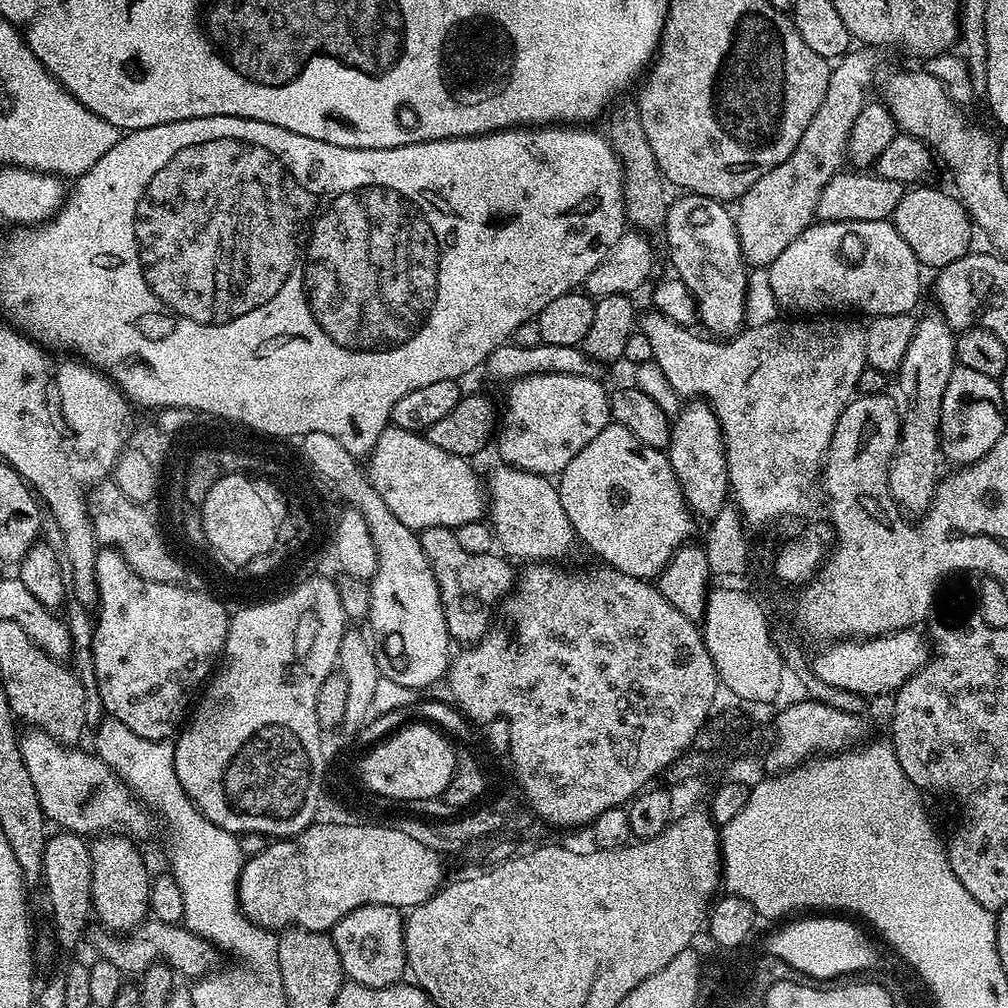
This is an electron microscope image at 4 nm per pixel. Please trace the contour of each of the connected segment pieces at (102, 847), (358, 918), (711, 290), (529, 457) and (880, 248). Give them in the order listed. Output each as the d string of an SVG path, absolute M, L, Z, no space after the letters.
M100 834L91 841L92 911L105 929L113 934L132 931L149 915L148 899L152 889L150 871L144 865L137 841L128 834Z
M367 904L342 918L330 929L345 977L353 984L385 988L401 983L406 972L404 921L401 909L389 904Z
M680 194L671 201L664 219L662 235L668 239L668 248L672 251L672 264L676 267L675 275L694 294L699 323L709 328L716 338L731 338L745 327L744 303L747 296L749 269L744 263L744 255L738 242L736 222L731 211L723 203L708 196Z
M534 374L507 385L508 401L502 404L502 415L498 420L498 431L494 436L494 448L500 451L505 465L521 468L524 472L537 472L549 478L566 470L568 463L576 457L612 420L610 392L600 385L599 379L574 374Z
M887 219L880 221L826 221L813 222L809 224L807 230L802 234L798 234L798 238L794 238L794 242L790 242L790 246L786 246L786 250L782 250L782 254L778 254L778 258L774 258L774 262L767 267L770 278L770 287L774 292L774 298L777 299L779 307L797 308L800 314L828 314L831 308L849 308L852 312L865 312L865 317L885 316L886 314L902 314L903 312L911 313L912 307L920 300L920 272L922 273L922 265L918 262L918 258L914 254L914 250L910 250L910 246L906 246L906 242L902 238L902 234L898 234L898 230Z

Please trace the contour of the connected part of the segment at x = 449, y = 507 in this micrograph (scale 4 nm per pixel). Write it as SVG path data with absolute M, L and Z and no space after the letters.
M388 426L367 457L366 471L368 481L378 494L382 494L382 502L390 506L394 518L398 518L402 526L413 530L423 530L434 526L455 530L466 522L481 519L486 512L485 485L481 477L480 480L476 477L475 470L468 464L471 463L465 457L446 454L446 450L438 450L438 446L434 446L434 442L430 442L427 435Z

